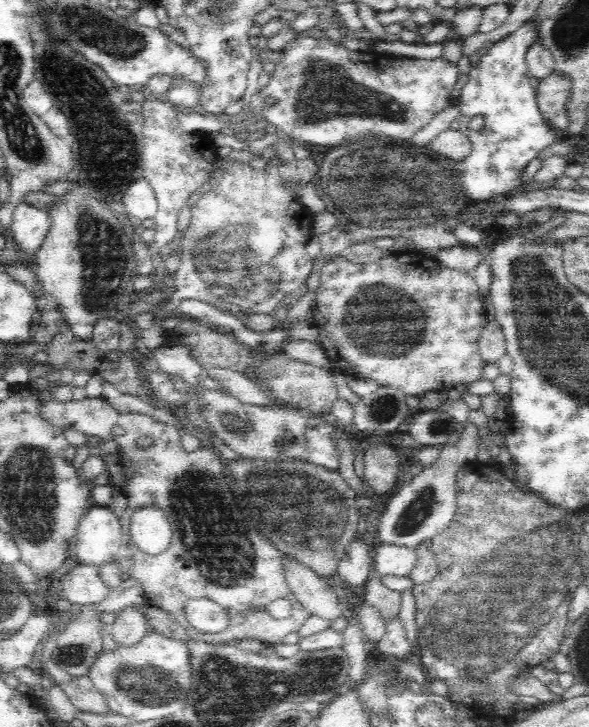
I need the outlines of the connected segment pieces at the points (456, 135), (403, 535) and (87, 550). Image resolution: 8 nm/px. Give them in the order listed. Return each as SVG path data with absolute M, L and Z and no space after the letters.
M447 129L440 132L429 143L429 148L442 160L462 161L470 155L472 142L459 129Z
M468 420L463 425L463 431L460 431L455 443L441 445L438 458L423 467L421 473L408 482L401 481L394 494L388 498L386 510L378 522L379 543L408 546L416 550L418 546L441 534L452 523L457 502L456 472L460 467L477 460L478 454L478 427Z
M91 505L77 529L73 560L79 565L104 566L125 548L121 537L121 523L117 516L108 507Z

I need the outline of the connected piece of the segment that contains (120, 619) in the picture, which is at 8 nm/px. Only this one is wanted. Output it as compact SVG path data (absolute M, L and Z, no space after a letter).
M127 606L116 613L116 618L110 627L114 641L121 648L136 646L148 633L147 620L142 613L142 607Z

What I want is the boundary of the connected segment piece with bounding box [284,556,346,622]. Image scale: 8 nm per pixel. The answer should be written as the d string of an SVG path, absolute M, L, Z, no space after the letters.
M284 557L287 585L308 614L330 622L344 617L346 607L338 602L337 590L332 589L314 570Z

